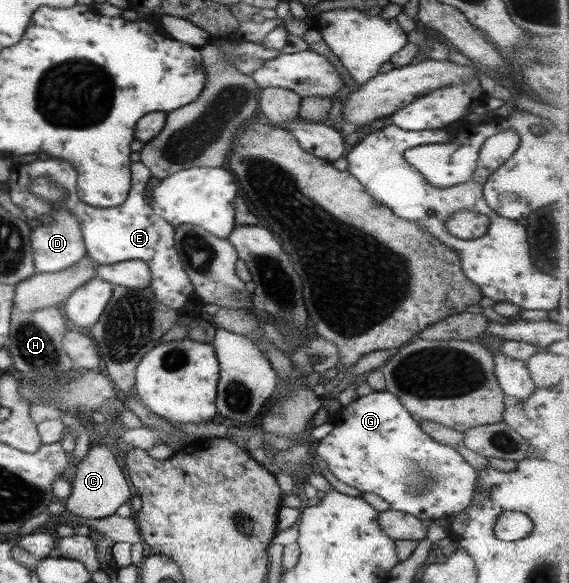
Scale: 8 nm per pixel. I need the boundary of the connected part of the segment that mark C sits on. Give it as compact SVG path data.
M90 447L87 454L73 464L70 495L65 499L66 510L84 519L102 519L114 514L122 503L131 499L128 483L116 464L114 455L108 447Z

